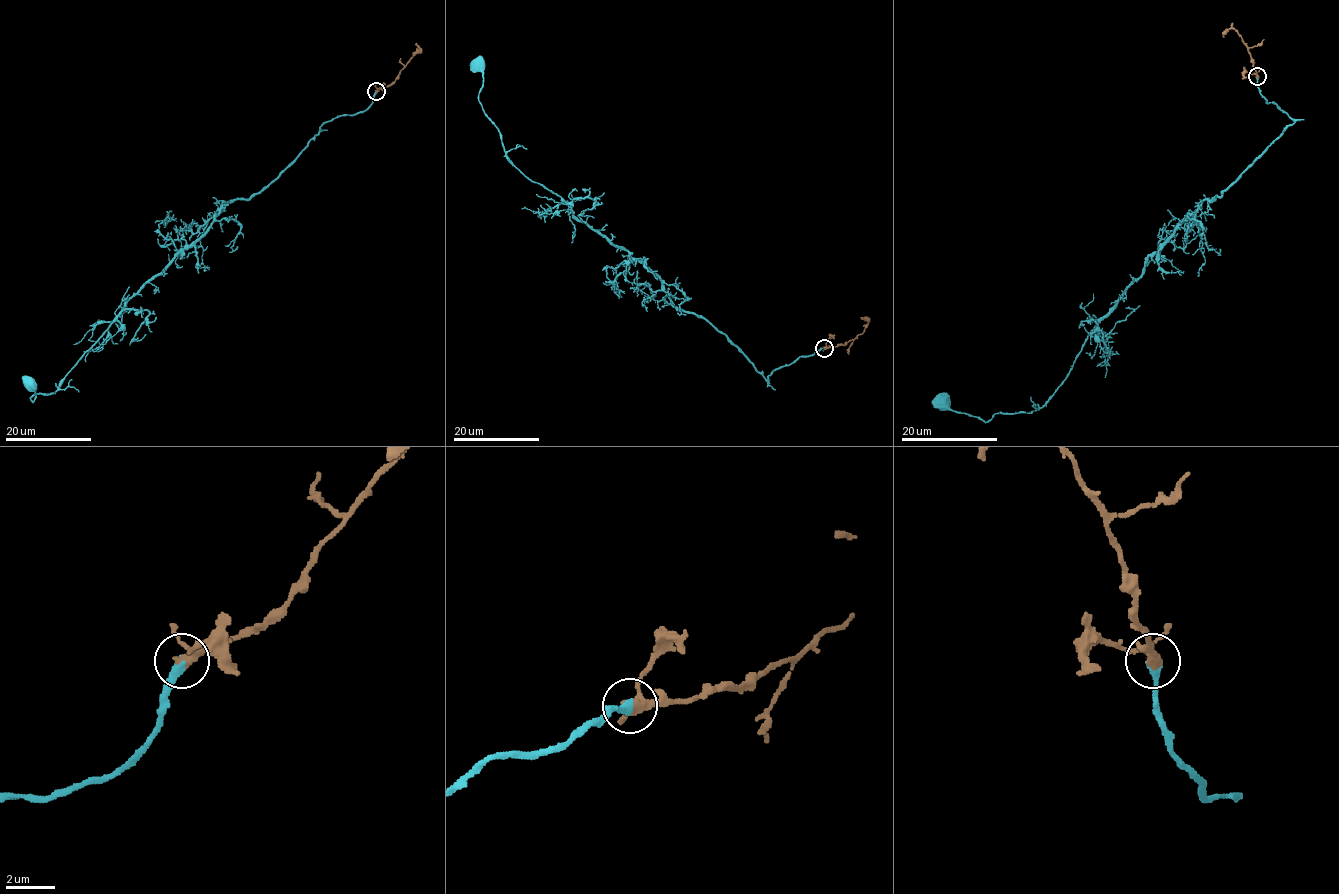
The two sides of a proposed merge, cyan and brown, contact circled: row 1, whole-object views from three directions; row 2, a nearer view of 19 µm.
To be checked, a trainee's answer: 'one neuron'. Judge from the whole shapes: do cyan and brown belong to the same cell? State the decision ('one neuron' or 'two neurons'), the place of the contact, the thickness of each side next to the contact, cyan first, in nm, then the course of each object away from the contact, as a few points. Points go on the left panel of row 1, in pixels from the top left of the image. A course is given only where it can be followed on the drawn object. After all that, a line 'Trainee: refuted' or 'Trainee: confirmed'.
one neuron; place (376, 91); calibres 380 and 280 nm; course cyan (376, 91), (364, 110), (325, 121), (261, 190), (224, 202), (54, 393), (32, 401), (22, 377); course brown (376, 91), (388, 87), (413, 55)
Trainee: confirmed

